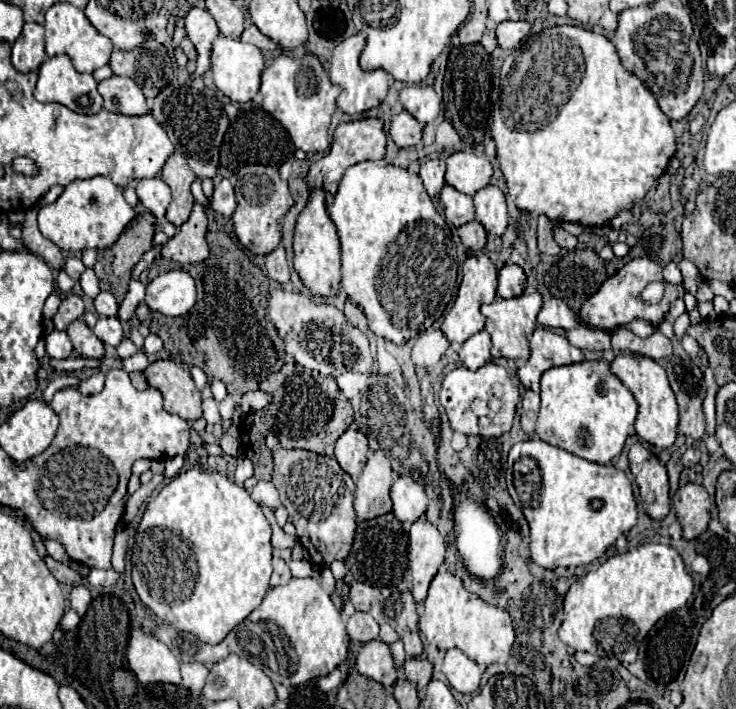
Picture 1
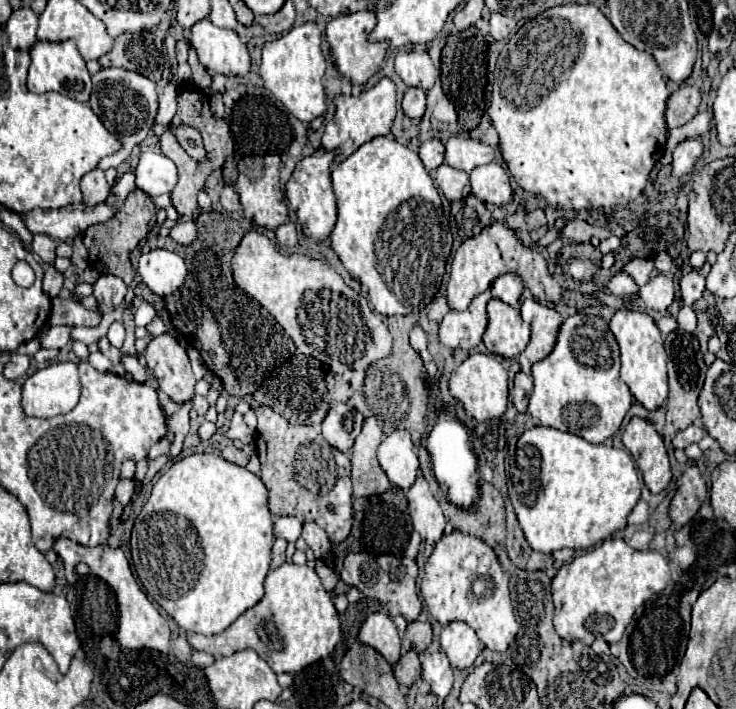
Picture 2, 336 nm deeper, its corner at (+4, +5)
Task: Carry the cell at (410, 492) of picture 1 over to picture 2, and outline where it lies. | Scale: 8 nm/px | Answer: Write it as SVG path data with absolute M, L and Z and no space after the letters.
M394 430L392 434L384 436L378 446L378 460L394 486L408 490L412 486L412 480L416 480L418 454L410 440L410 432Z

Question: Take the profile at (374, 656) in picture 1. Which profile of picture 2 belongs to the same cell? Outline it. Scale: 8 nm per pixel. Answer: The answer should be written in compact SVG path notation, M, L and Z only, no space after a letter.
M374 612L370 614L358 634L360 642L376 648L390 664L396 664L400 660L400 636L392 622L392 618L386 612Z

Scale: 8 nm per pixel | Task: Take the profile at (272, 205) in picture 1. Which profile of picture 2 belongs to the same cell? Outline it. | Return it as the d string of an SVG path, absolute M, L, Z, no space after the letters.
M266 154L266 156L248 156L242 158L238 164L238 182L236 190L240 194L244 216L254 224L268 230L278 228L280 224L288 222L288 208L284 204L284 194L278 186L278 172L280 172L280 156Z

